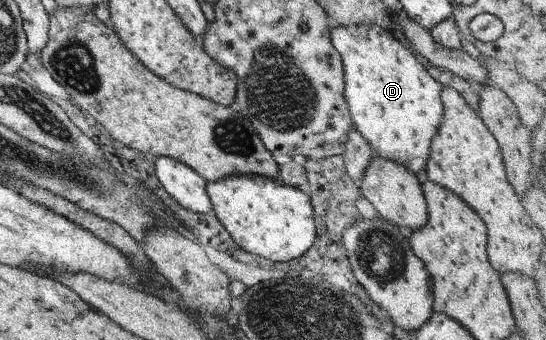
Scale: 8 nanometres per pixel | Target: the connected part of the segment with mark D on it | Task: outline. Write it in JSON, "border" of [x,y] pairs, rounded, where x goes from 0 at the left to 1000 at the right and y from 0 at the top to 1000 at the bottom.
{"border":[[[687,71],[603,76],[606,132],[619,150],[626,185],[628,285],[645,350],[645,371],[670,409],[687,456],[720,471],[760,512],[780,488],[789,406],[810,353],[810,250],[782,215],[764,182],[755,150],[738,135],[718,94],[718,85],[707,88]]]}

